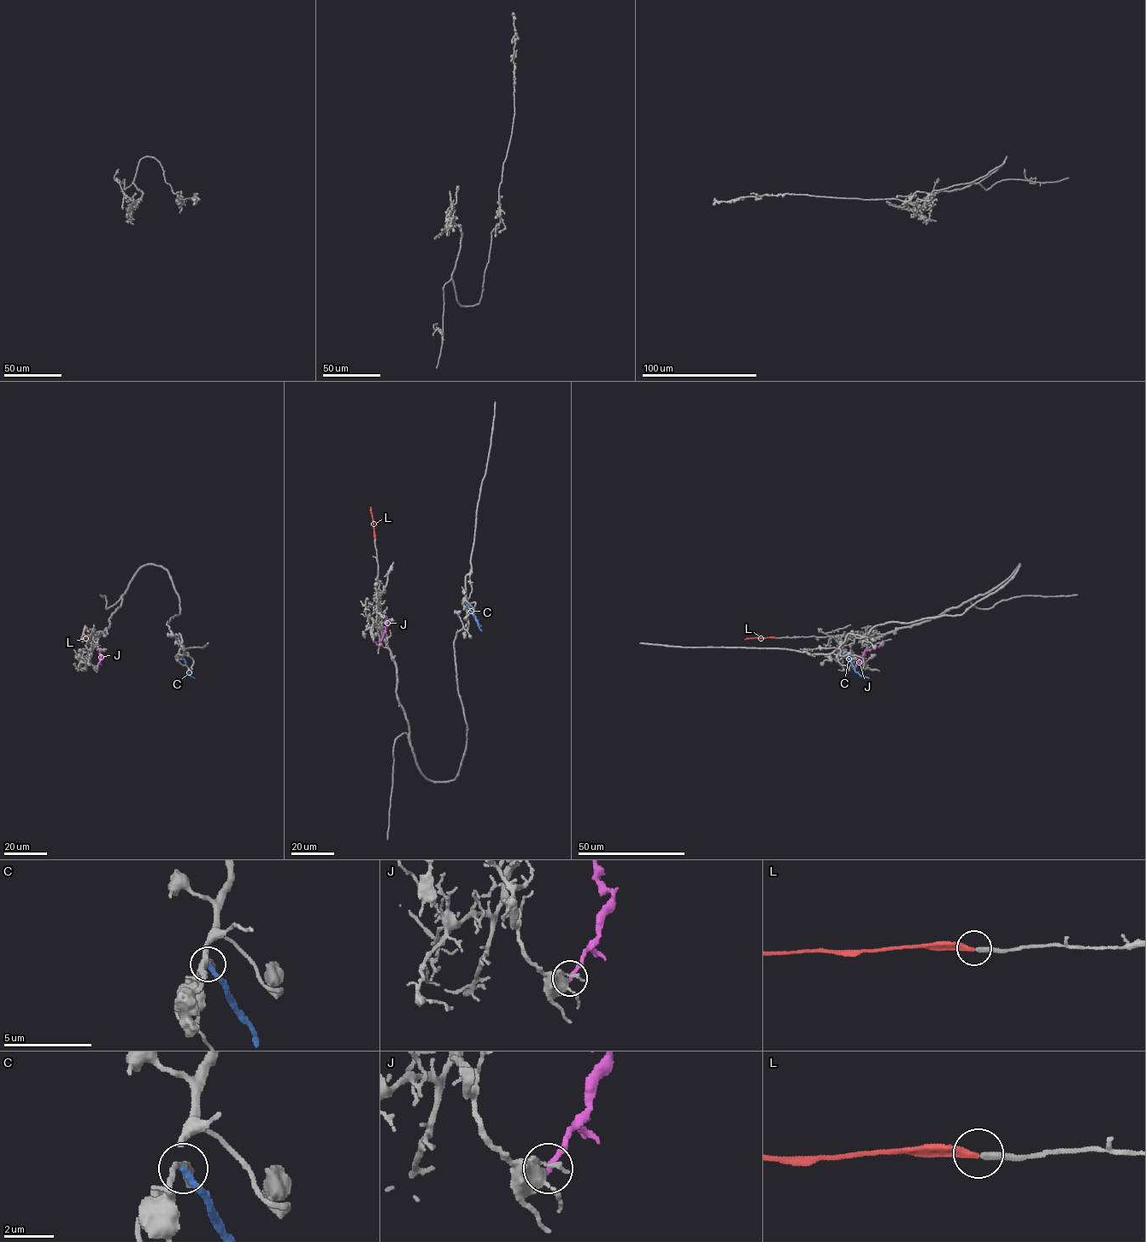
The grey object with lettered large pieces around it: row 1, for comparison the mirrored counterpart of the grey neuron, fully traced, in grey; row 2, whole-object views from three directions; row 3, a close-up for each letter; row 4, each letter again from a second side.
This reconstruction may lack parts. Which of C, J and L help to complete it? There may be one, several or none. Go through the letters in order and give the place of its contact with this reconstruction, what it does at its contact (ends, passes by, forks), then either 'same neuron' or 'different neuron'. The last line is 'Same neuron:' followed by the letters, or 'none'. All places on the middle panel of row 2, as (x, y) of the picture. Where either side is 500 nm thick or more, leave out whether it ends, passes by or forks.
C: contact (467, 604); it ends; different neuron
J: contact (384, 618); different neuron
L: contact (374, 538); it ends; same neuron
Same neuron: L

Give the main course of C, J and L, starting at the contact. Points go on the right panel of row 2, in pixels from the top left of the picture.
C: (842, 653), (856, 672), (868, 678)
J: (855, 666), (863, 653), (878, 647), (883, 641), (879, 643)
L: (776, 637), (745, 639)

